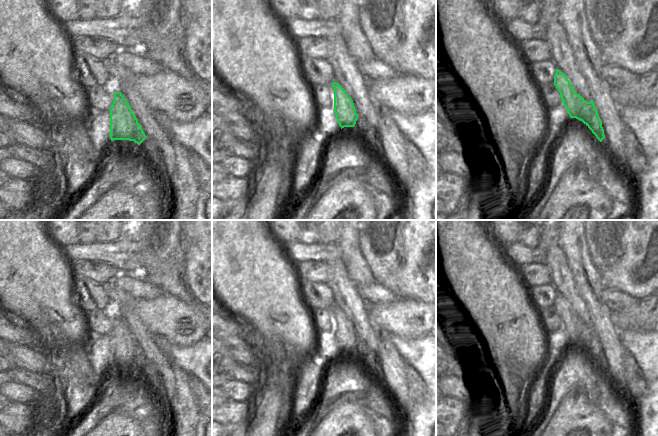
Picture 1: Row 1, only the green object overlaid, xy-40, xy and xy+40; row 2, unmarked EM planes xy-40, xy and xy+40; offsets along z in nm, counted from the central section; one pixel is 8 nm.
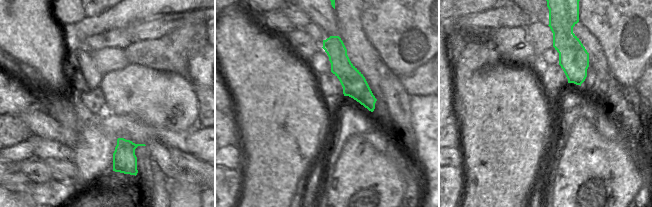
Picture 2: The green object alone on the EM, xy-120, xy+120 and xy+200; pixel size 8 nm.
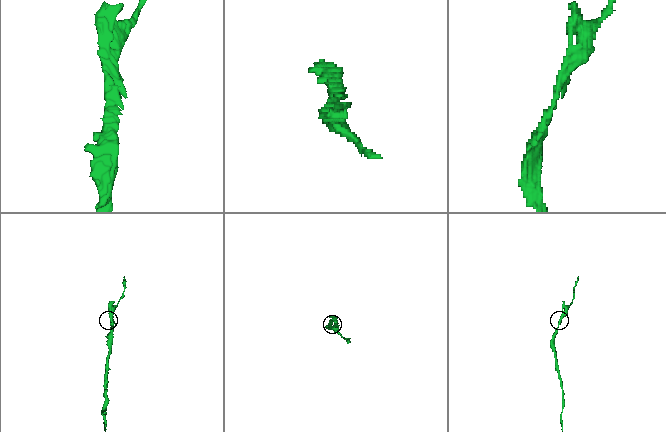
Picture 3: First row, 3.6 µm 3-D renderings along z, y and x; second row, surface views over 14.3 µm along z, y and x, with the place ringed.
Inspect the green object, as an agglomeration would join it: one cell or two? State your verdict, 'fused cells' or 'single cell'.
fused cells

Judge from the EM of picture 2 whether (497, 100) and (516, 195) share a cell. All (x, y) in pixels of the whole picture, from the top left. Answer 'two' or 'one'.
one

